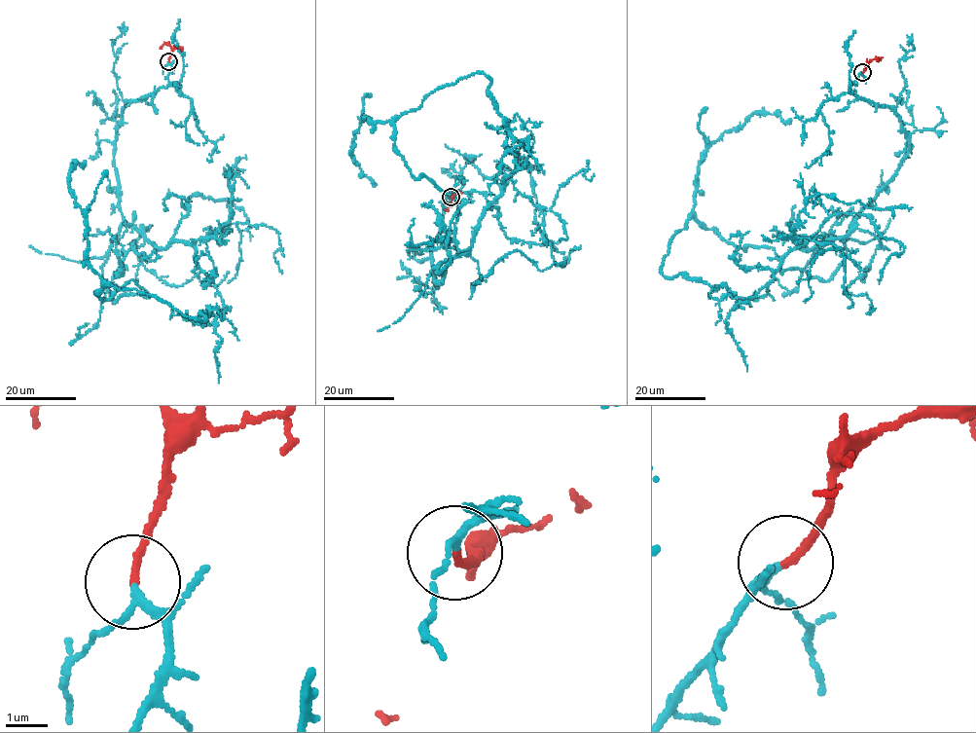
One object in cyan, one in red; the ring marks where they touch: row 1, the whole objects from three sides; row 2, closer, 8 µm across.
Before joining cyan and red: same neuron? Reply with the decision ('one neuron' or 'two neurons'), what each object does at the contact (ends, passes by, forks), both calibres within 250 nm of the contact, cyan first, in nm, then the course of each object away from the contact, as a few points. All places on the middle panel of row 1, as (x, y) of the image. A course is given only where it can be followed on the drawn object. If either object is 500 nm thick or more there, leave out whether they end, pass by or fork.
one neuron; cyan passes by; red ends there; 140 nm thick on the cyan side, 170 nm on the other; cyan runs (451, 196), (431, 252), (439, 288), (467, 201), (414, 177), (401, 116), (482, 73), (514, 143); red runs (451, 196), (446, 210)

